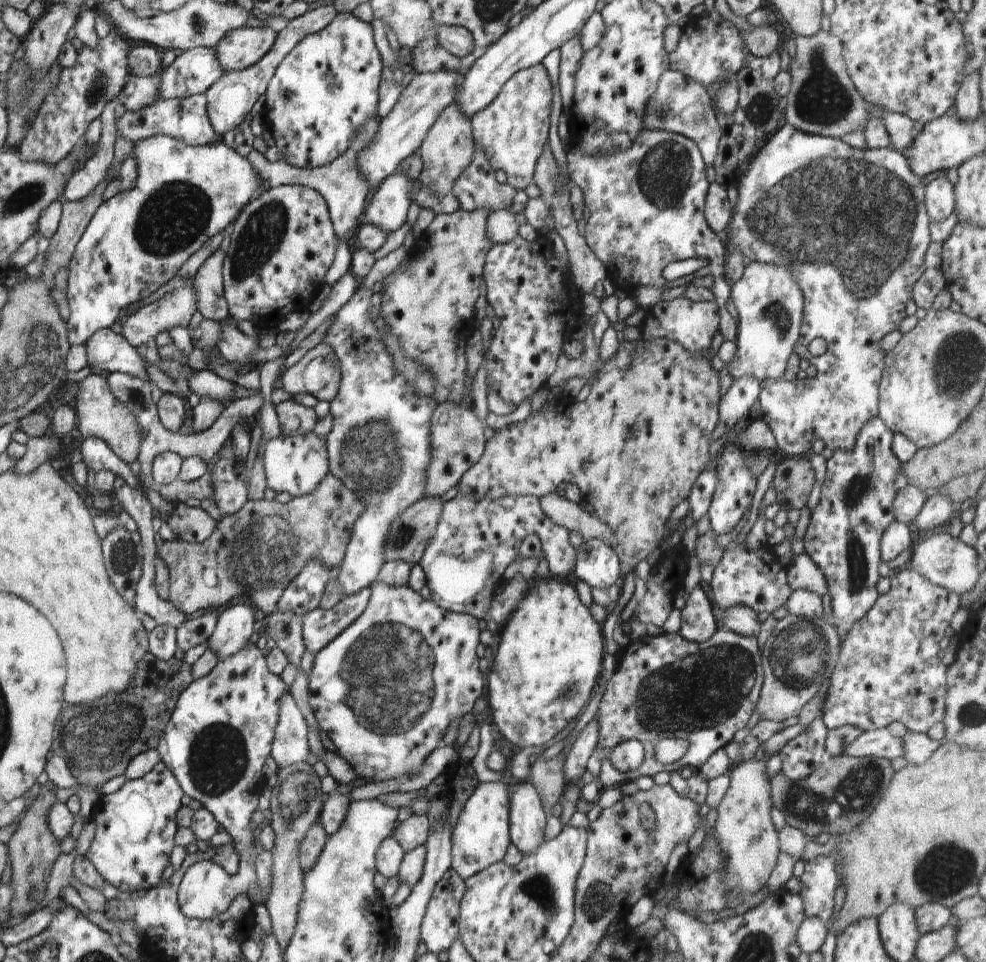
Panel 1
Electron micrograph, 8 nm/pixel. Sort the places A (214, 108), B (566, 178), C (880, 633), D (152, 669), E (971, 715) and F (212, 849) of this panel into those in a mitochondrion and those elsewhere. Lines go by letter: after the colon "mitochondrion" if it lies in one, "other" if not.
A: other
B: other
C: other
D: other
E: mitochondrion
F: other

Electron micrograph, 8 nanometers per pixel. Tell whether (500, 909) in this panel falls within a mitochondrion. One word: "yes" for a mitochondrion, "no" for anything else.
no

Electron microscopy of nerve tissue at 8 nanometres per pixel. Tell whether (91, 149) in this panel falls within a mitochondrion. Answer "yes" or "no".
no

